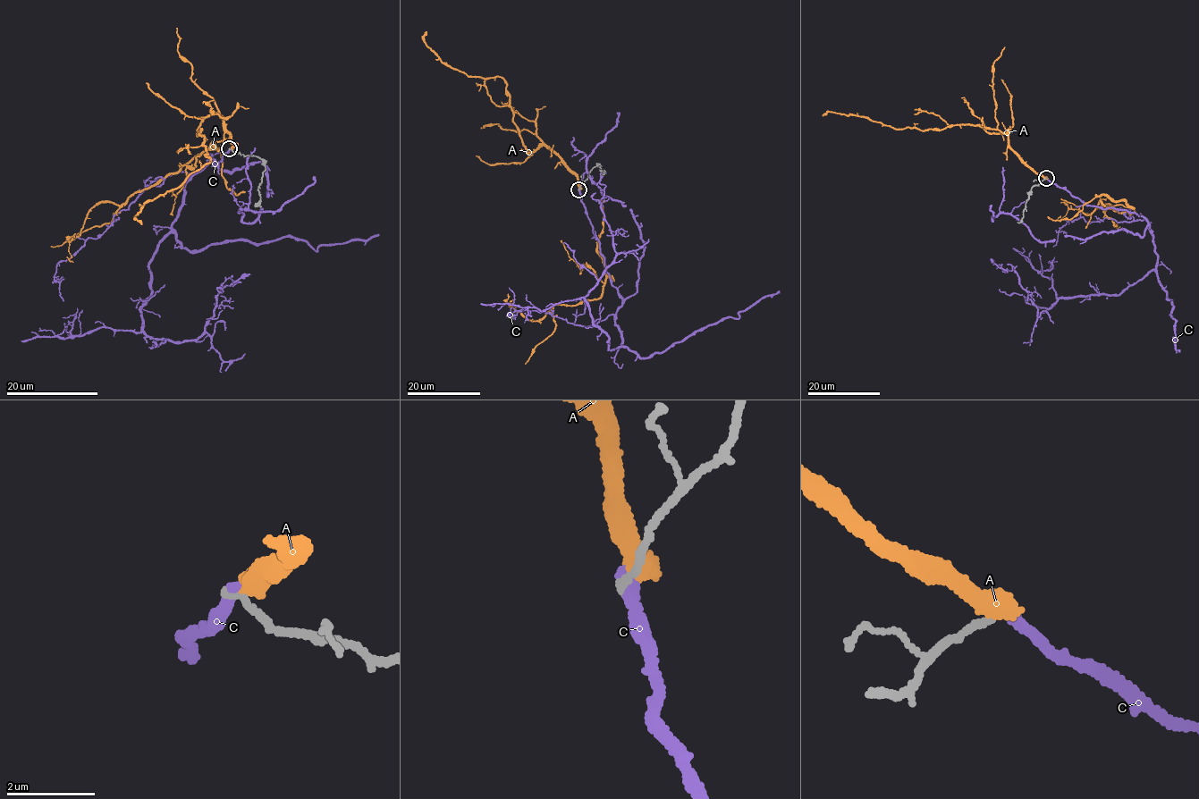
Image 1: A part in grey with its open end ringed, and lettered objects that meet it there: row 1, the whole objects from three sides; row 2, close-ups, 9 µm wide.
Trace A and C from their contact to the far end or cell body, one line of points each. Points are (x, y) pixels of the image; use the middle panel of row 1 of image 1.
A: (578, 188), (602, 200), (597, 254), (607, 275), (600, 298), (553, 306), (535, 321), (515, 311), (512, 299)
C: (578, 190), (623, 300), (615, 323), (623, 341), (611, 350), (586, 299), (615, 256), (600, 206), (606, 172)

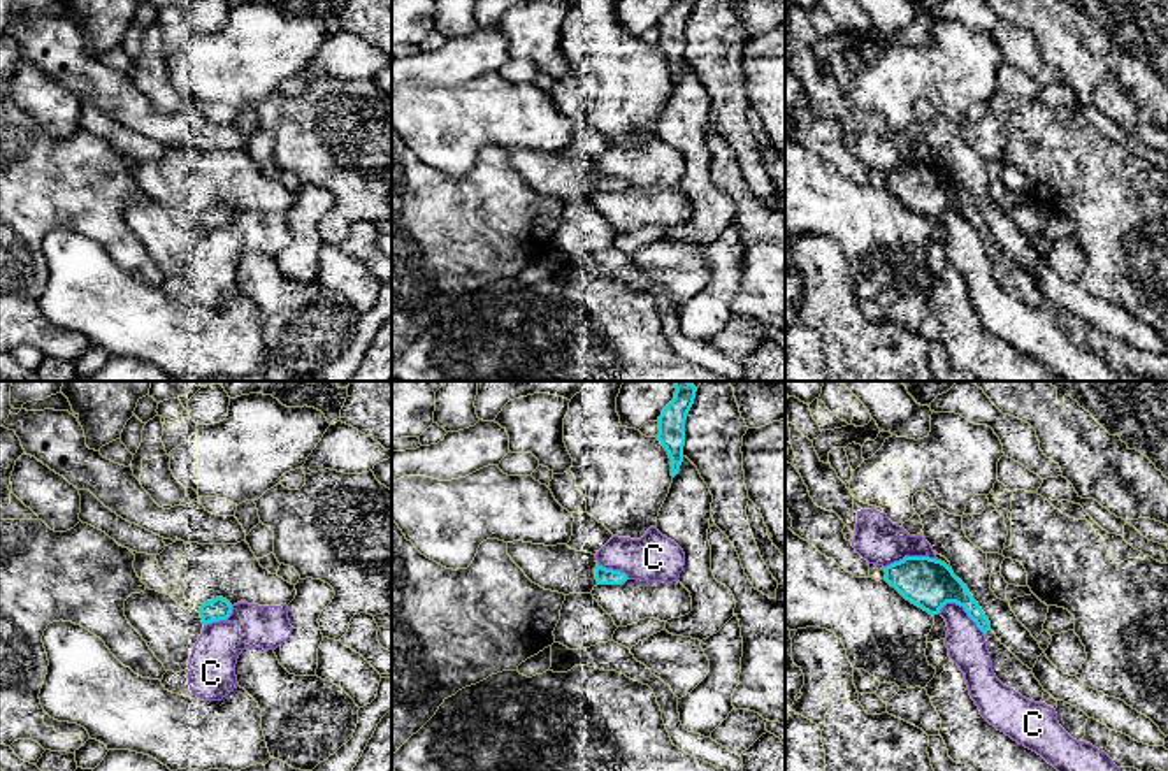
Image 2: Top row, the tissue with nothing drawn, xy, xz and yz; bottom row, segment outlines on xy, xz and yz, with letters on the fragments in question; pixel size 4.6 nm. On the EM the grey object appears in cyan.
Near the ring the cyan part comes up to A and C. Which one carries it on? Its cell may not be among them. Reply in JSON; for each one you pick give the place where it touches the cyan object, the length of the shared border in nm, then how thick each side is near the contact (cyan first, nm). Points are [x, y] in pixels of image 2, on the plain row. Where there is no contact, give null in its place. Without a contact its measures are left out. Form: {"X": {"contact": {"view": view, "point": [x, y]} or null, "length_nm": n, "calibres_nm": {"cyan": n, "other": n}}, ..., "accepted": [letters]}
{"accepted": []}

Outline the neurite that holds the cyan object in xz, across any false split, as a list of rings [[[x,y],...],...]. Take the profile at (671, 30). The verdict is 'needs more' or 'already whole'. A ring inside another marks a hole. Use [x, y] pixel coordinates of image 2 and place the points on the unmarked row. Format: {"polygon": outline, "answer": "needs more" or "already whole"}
{"polygon": [[[674,0],[674,5],[664,14],[659,23],[657,46],[666,54],[671,65],[671,83],[674,84],[683,68],[685,53],[685,26],[694,11],[696,0]]], "answer": "already whole"}

